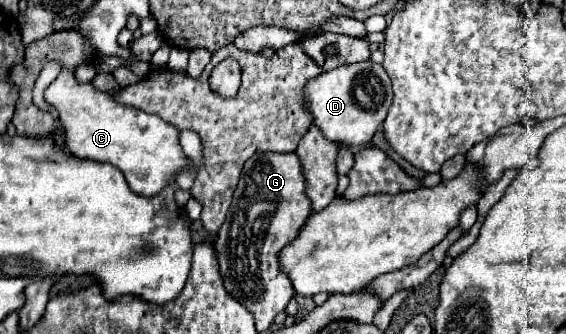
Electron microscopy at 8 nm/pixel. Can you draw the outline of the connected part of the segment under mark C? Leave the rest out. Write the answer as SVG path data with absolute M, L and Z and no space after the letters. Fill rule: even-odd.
M62 71L44 91L44 101L52 103L66 129L66 143L74 157L118 167L130 189L142 197L160 195L168 181L190 161L180 145L180 129L158 115L136 111L116 103L108 93L94 91L90 83L78 85L74 73Z

